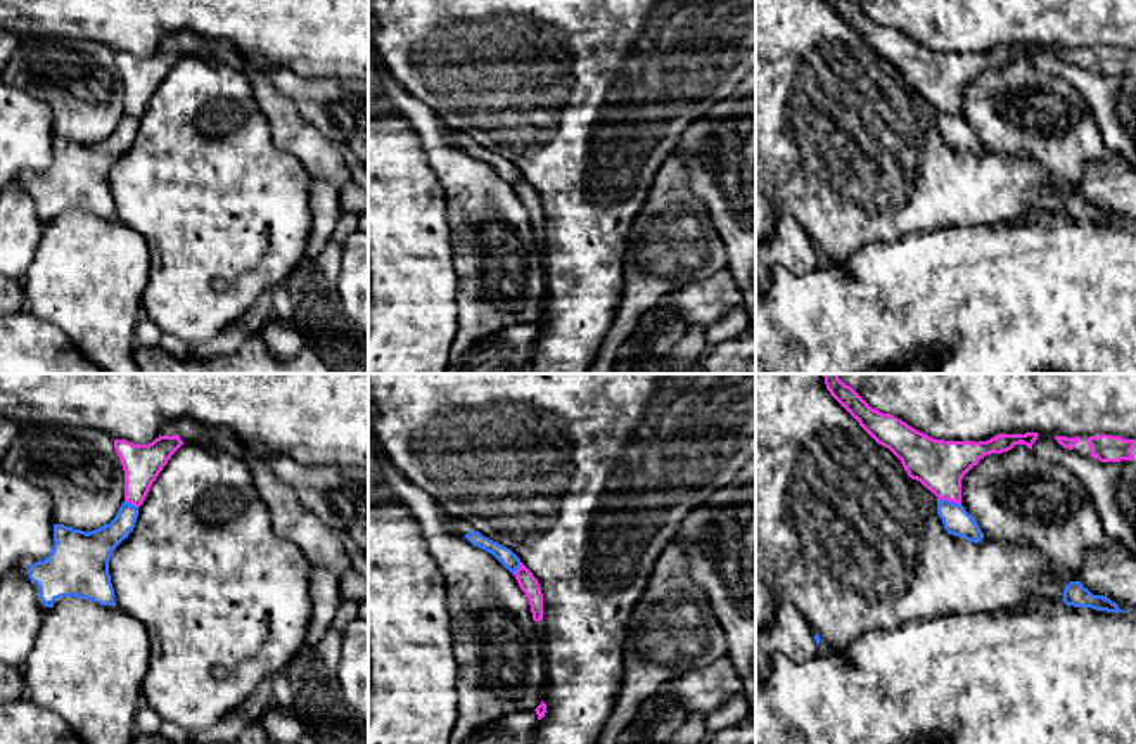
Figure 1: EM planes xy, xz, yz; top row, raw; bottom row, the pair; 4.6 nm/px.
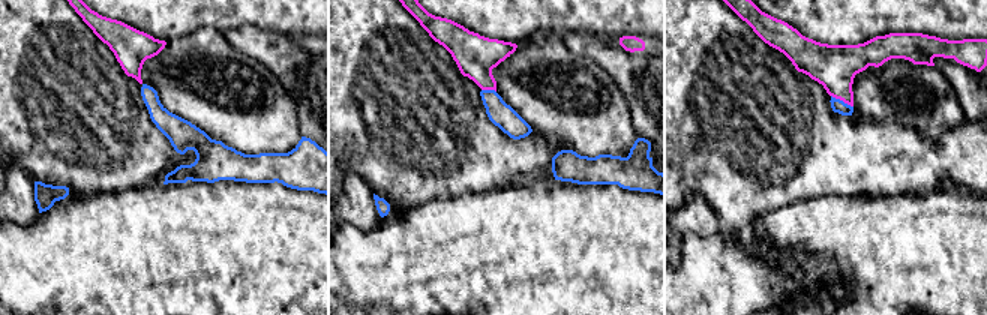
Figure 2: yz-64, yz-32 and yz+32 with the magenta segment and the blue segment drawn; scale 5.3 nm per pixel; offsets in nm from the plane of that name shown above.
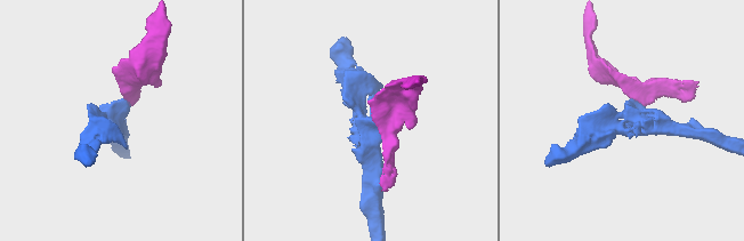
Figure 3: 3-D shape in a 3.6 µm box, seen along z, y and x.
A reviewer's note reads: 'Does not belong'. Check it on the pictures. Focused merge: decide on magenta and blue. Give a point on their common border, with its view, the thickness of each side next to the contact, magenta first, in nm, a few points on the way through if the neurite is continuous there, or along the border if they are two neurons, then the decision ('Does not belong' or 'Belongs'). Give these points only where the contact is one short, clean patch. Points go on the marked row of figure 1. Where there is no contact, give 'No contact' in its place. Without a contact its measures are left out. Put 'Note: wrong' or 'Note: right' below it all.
Touches magenta at yz (950, 500). Thickness 240 nm (magenta) against 130 nm. Boundary: yz (938, 499), (960, 504). Does not belong
Note: right

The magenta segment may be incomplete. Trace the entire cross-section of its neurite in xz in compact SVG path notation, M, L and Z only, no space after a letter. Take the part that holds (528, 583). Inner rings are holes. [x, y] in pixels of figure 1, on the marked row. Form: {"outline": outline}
{"outline": "M522 562L514 576L515 576L520 590L526 593L526 597L529 600L533 619L534 621L543 619L543 593L541 593L541 587L538 583L538 580Z"}

